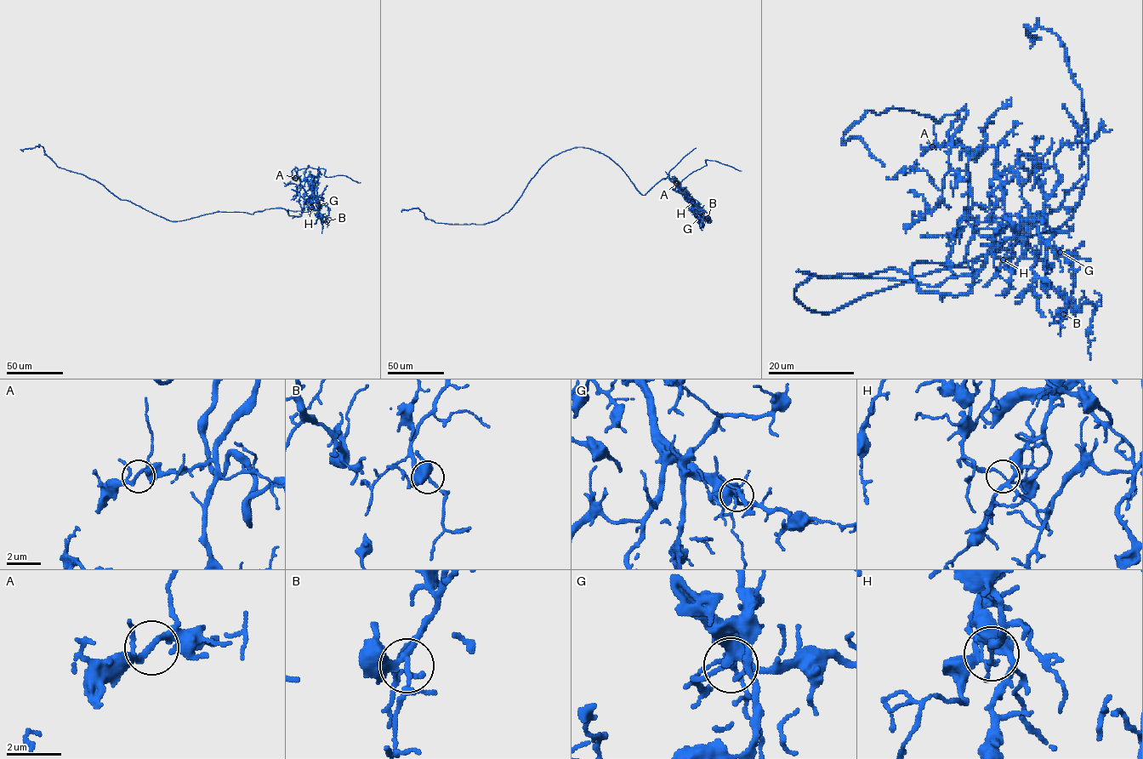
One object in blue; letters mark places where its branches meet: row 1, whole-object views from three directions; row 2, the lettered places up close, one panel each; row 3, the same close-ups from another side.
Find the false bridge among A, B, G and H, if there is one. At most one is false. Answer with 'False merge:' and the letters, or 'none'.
False merge: H

